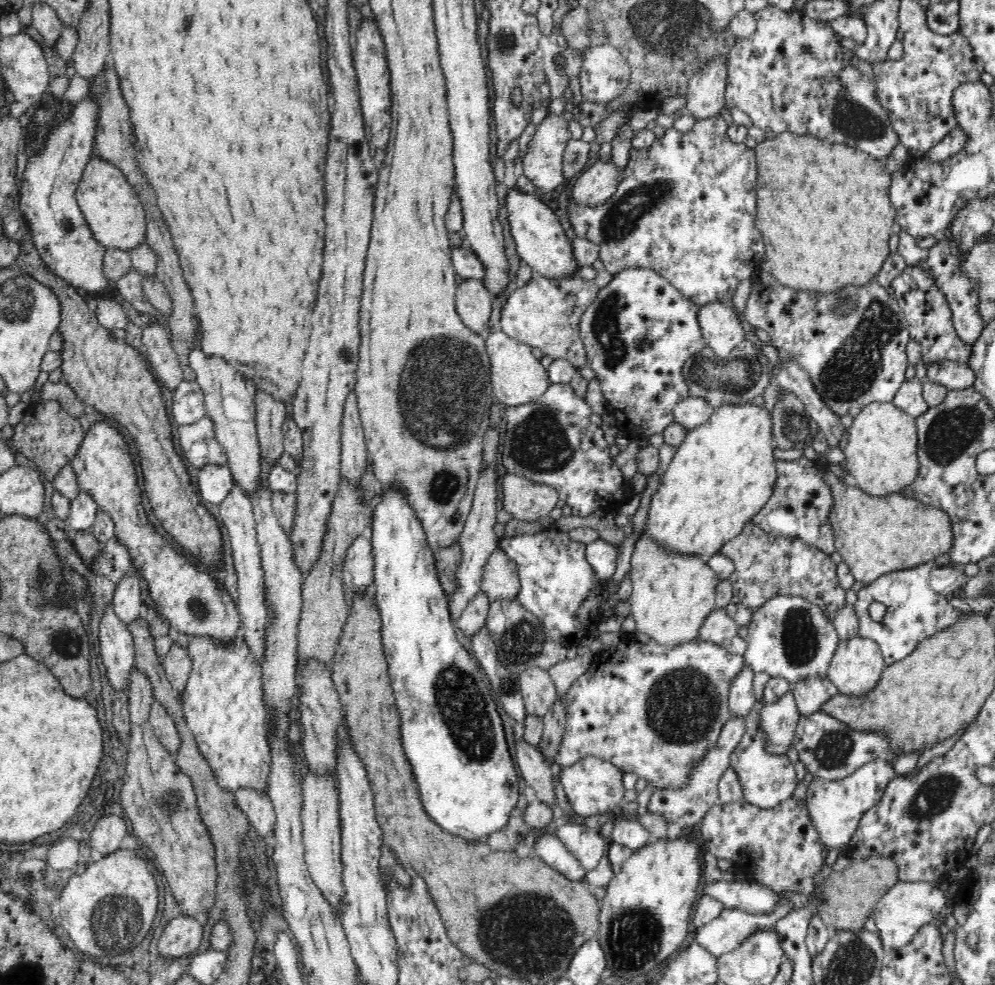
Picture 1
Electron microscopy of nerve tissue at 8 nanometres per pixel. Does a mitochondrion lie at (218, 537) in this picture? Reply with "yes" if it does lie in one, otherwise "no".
no

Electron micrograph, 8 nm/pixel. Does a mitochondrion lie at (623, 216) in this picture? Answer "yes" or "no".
yes

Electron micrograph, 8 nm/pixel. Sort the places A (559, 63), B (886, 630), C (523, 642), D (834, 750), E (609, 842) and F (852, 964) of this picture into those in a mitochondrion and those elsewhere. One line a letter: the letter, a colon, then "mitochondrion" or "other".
A: other
B: other
C: mitochondrion
D: mitochondrion
E: other
F: mitochondrion

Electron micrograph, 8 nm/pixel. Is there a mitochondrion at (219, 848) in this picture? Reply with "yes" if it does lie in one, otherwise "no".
no

